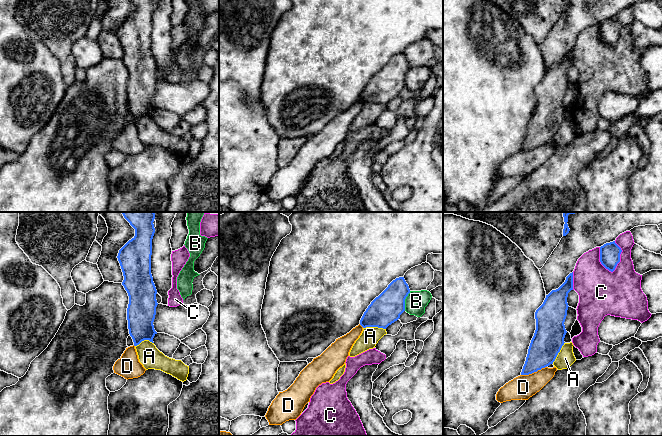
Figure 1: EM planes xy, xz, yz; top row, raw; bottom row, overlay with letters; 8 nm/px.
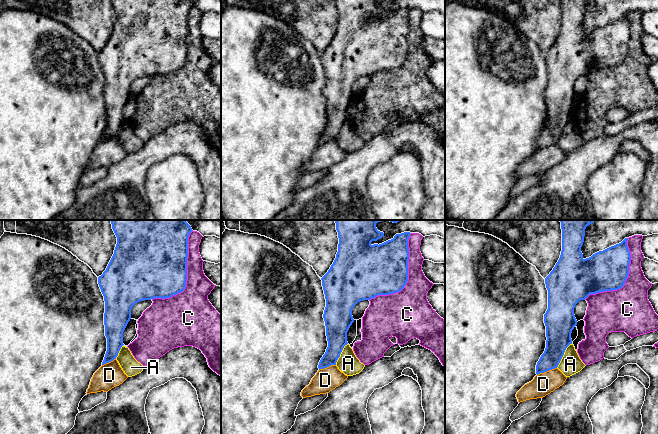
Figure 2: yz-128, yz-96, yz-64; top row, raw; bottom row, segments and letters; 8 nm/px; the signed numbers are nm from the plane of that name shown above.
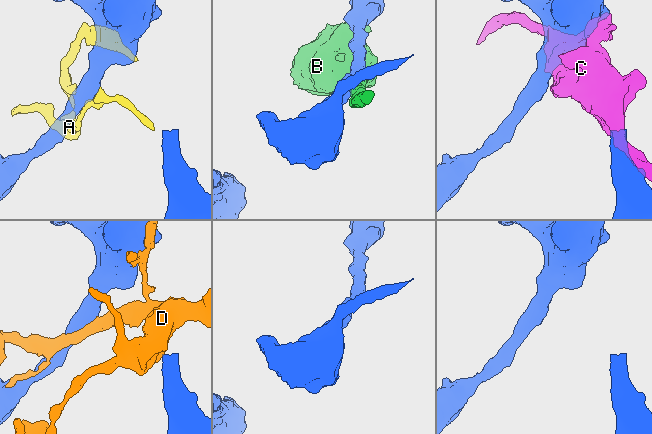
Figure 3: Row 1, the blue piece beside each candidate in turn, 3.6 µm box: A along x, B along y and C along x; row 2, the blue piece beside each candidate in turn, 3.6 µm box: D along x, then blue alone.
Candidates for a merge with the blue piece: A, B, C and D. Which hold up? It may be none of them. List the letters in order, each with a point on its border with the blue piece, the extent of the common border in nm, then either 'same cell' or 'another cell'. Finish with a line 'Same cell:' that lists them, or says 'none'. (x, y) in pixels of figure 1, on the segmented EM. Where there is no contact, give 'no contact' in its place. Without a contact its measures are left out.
A: contact xz (374, 326); length 180 nm; another cell
B: contact xz (404, 301); length 170 nm; another cell
C: contact yz (619, 257); length 260 nm; another cell
D: contact yz (533, 372); length 220 nm; another cell
Same cell: none

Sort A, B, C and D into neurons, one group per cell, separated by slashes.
A / B / C / D

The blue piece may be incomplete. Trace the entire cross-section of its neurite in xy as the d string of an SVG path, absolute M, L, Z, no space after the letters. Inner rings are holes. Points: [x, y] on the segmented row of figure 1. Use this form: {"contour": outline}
{"contour": "M122 212L135 229L135 236L118 253L124 280L122 285L129 296L127 320L134 346L144 340L153 342L157 290L151 274L152 239L155 233L154 212Z"}

